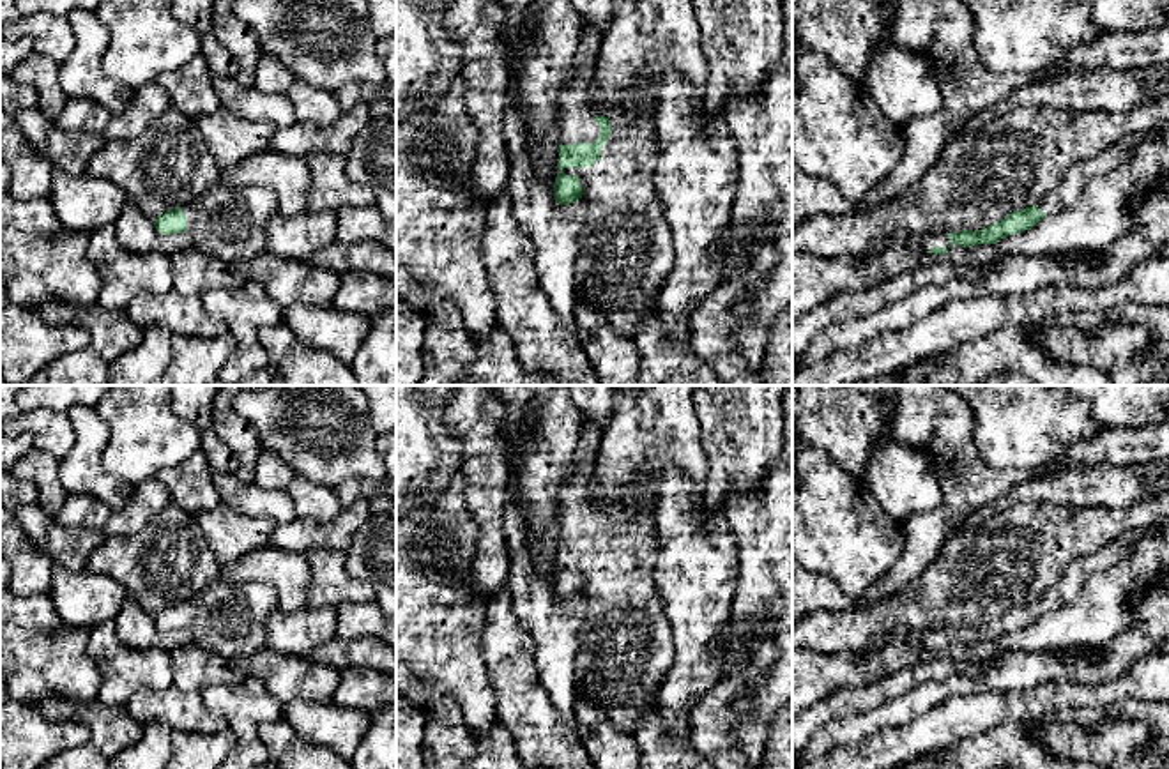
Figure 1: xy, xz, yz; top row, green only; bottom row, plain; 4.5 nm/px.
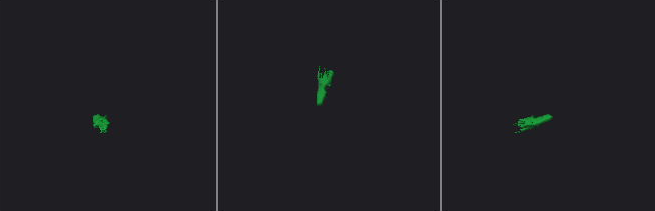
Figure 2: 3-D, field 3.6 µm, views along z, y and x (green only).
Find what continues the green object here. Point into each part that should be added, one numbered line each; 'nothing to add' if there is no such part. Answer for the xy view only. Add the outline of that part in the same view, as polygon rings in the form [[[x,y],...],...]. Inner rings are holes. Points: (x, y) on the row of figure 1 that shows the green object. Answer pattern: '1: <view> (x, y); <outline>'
1: xy (229, 223); [[[210,186],[180,207],[193,247],[225,263],[249,262],[267,251],[265,225],[278,210],[278,194],[264,186]]]

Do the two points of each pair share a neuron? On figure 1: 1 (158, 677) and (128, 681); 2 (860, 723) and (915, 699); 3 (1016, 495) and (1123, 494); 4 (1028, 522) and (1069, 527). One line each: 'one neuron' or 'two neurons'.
1: one neuron
2: one neuron
3: one neuron
4: one neuron

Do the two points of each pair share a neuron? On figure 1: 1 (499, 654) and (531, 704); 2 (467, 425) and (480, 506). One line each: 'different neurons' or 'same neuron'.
1: same neuron
2: same neuron

